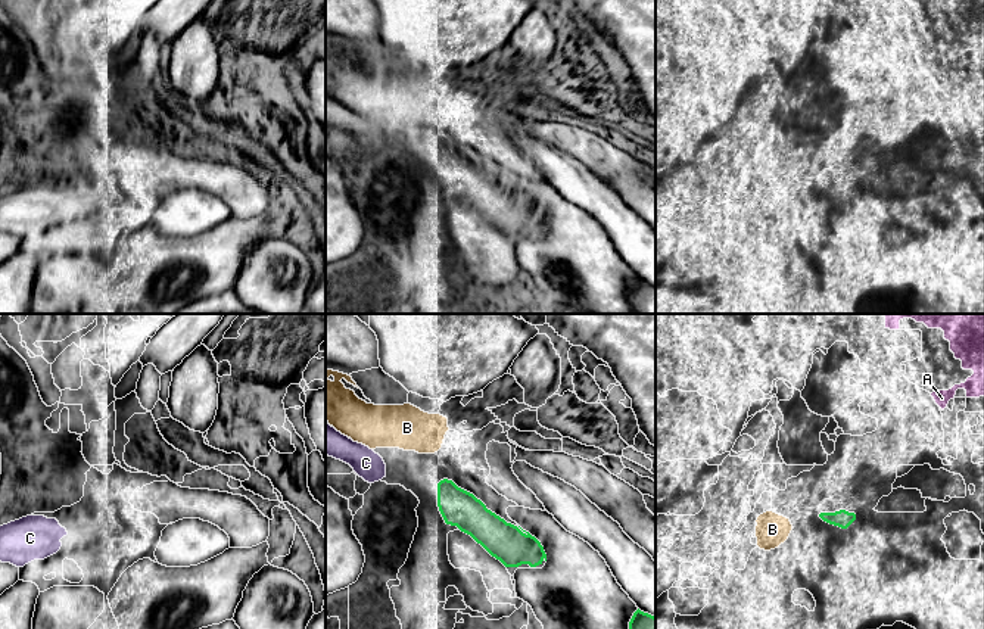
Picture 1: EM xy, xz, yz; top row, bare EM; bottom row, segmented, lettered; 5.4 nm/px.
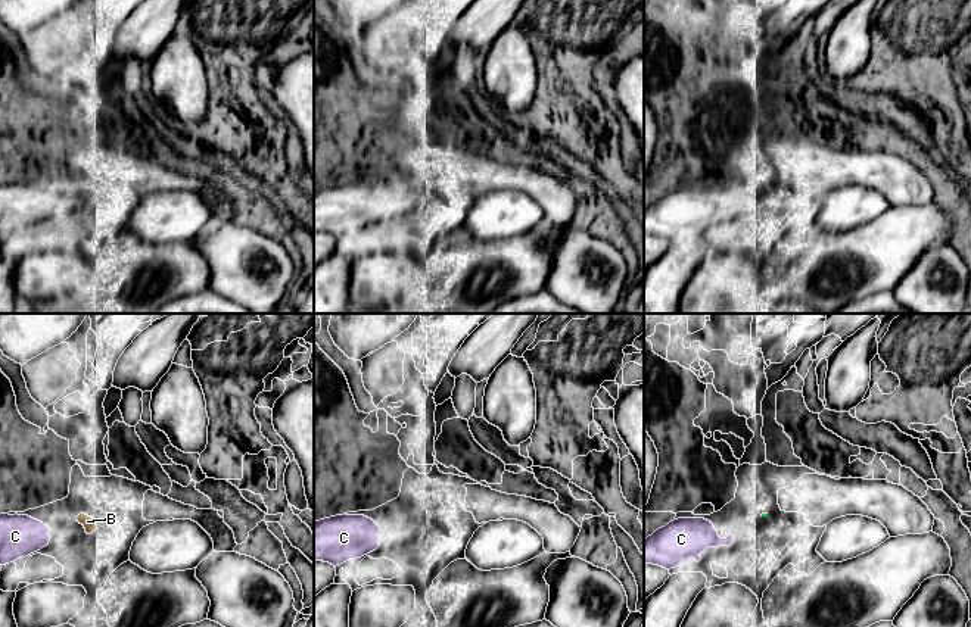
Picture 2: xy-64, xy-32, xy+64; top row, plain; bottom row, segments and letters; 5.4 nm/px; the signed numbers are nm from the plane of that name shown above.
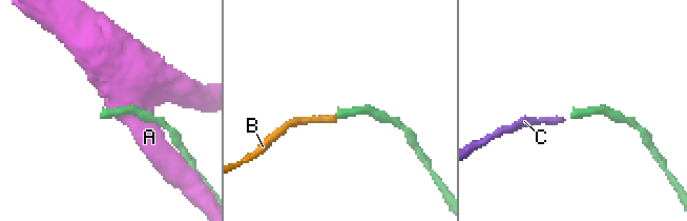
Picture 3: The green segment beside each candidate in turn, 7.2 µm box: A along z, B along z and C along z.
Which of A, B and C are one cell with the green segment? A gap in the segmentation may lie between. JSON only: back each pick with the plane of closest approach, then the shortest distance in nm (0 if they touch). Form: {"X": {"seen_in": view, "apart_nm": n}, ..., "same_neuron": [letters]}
{"C": {"seen_in": "xz", "apart_nm": 300}, "same_neuron": ["C"]}

